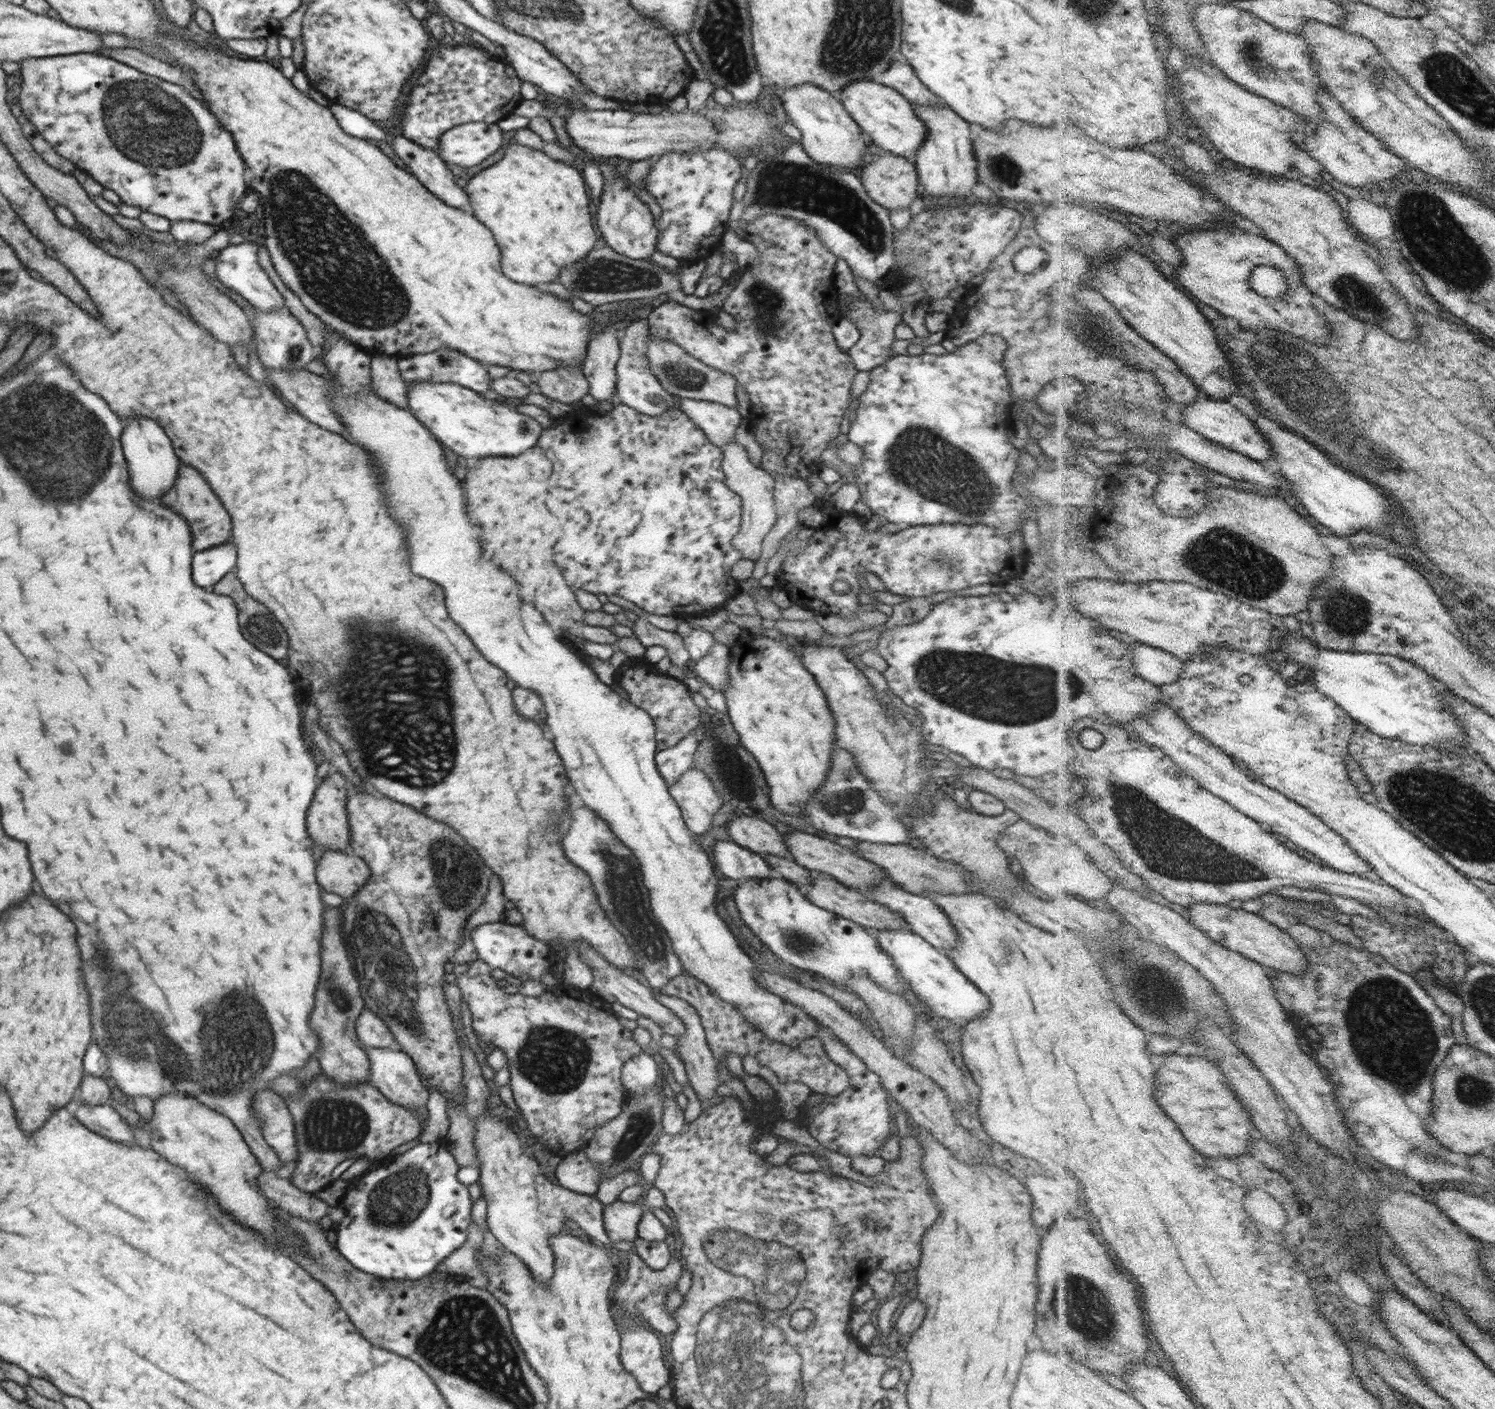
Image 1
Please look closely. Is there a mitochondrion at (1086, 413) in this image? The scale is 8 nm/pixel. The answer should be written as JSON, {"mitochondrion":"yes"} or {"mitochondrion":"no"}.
{"mitochondrion":"no"}

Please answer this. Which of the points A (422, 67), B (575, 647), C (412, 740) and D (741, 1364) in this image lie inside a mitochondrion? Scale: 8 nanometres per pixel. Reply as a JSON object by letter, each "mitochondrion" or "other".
{"A":"other","B":"other","C":"mitochondrion","D":"mitochondrion"}

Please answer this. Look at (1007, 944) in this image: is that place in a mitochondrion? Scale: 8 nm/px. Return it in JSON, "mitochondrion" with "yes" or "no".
{"mitochondrion":"yes"}

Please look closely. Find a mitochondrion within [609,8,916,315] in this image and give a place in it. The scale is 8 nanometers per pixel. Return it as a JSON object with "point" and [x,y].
{"point":[793,185]}

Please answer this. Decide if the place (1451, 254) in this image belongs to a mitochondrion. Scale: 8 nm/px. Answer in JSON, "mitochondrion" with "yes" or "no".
{"mitochondrion":"yes"}

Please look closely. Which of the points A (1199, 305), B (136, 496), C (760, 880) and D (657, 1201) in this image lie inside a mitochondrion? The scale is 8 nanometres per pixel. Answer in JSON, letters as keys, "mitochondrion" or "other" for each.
{"A":"other","B":"other","C":"other","D":"other"}

